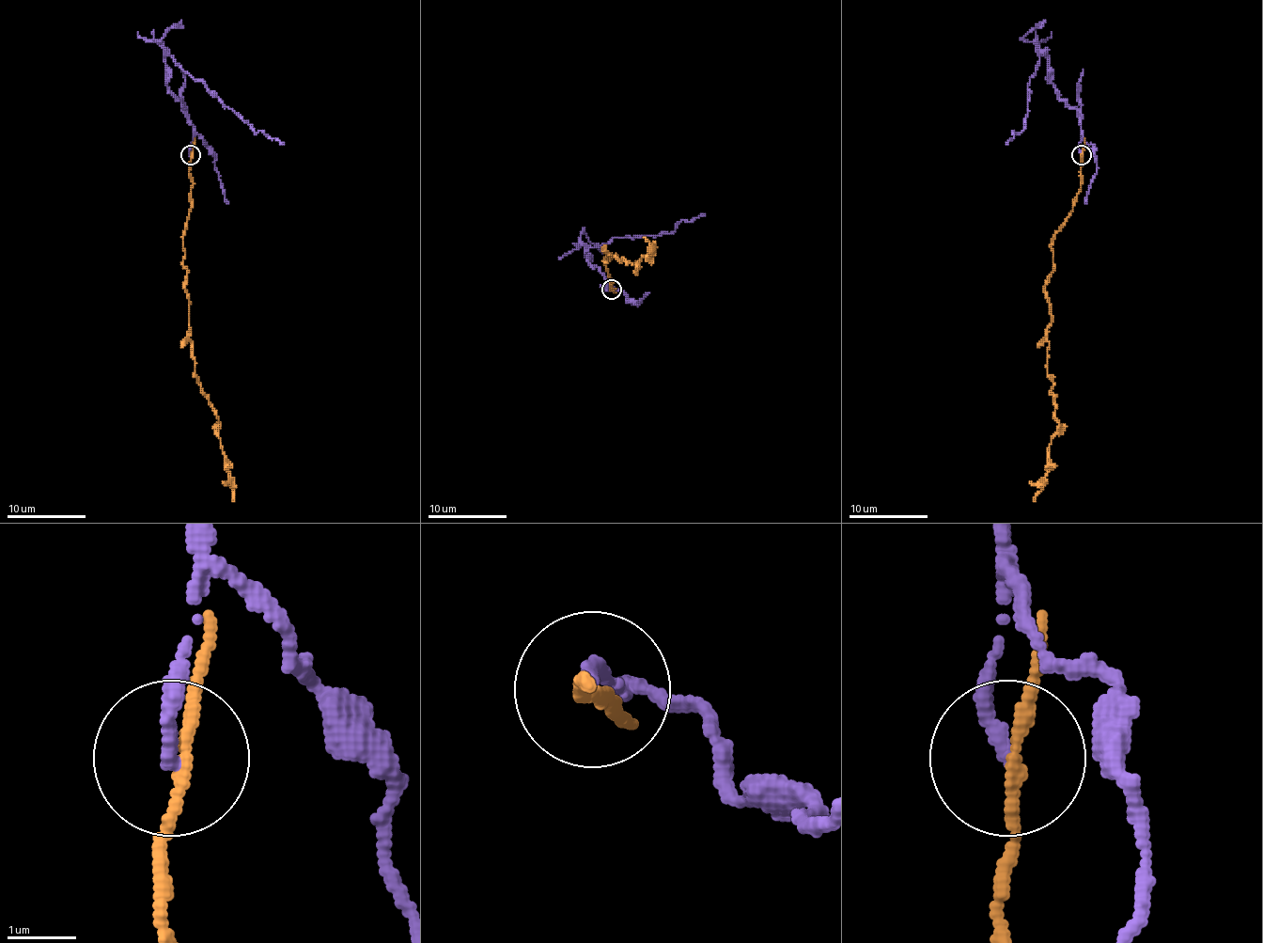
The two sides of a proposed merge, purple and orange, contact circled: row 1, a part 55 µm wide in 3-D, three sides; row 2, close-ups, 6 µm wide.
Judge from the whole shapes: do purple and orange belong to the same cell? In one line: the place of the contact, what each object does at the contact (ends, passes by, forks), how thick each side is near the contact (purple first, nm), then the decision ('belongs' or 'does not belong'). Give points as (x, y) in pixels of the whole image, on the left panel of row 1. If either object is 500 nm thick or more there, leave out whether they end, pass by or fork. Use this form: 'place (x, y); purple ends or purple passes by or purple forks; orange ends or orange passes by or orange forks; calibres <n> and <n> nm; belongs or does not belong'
place (191, 154); purple ends; orange passes by; calibres 200 and 160 nm; does not belong

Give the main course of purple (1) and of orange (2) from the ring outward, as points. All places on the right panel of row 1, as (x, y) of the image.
1: (1081, 154), (1077, 111), (1055, 91), (1049, 59), (1041, 55), (1029, 77), (1025, 126), (1011, 133), (1005, 144)
2: (1083, 154), (1073, 212), (1051, 246), (1047, 377), (1059, 432), (1049, 446), (1045, 485), (1034, 501)

